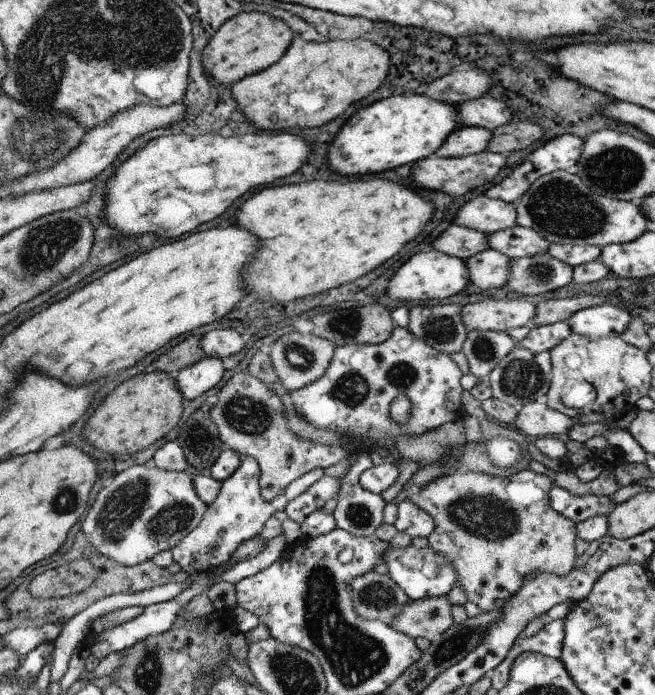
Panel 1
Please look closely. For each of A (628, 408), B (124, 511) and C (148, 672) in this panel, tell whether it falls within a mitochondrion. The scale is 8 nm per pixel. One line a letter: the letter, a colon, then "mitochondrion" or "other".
A: other
B: mitochondrion
C: mitochondrion

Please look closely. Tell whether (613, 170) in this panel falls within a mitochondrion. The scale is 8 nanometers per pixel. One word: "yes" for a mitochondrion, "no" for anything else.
yes

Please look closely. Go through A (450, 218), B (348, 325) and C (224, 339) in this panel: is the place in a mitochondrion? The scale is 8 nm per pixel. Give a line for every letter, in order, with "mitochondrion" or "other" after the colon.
A: other
B: mitochondrion
C: other

